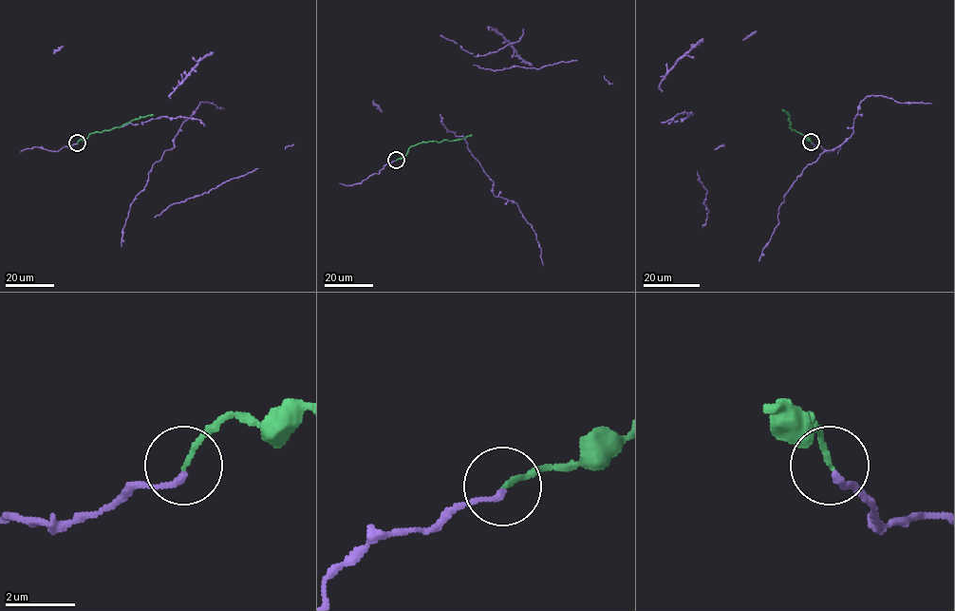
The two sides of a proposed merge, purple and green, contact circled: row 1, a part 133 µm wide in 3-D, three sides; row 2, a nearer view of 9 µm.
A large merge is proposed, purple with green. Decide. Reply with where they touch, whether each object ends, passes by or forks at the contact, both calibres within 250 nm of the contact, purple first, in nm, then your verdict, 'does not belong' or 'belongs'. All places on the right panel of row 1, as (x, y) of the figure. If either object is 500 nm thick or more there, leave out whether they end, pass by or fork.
at (811, 142); purple ends there; green ends there; 180 nm thick on the purple side, 130 nm on the other; belongs

